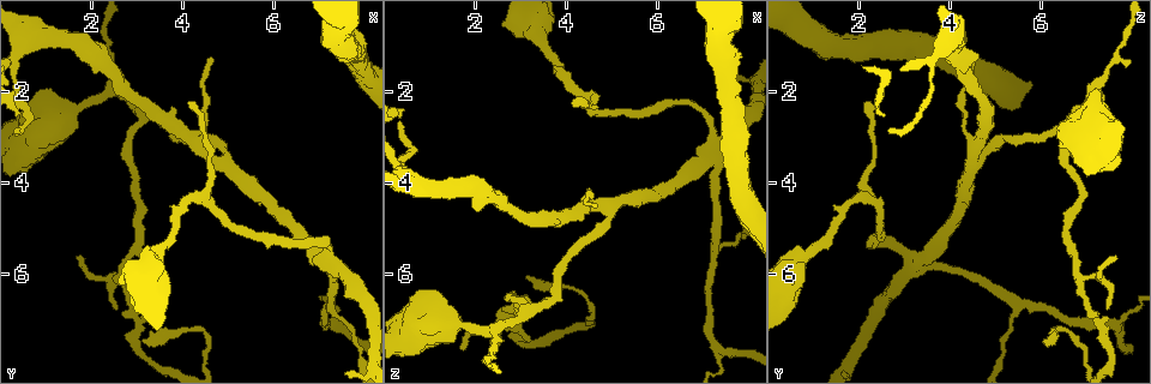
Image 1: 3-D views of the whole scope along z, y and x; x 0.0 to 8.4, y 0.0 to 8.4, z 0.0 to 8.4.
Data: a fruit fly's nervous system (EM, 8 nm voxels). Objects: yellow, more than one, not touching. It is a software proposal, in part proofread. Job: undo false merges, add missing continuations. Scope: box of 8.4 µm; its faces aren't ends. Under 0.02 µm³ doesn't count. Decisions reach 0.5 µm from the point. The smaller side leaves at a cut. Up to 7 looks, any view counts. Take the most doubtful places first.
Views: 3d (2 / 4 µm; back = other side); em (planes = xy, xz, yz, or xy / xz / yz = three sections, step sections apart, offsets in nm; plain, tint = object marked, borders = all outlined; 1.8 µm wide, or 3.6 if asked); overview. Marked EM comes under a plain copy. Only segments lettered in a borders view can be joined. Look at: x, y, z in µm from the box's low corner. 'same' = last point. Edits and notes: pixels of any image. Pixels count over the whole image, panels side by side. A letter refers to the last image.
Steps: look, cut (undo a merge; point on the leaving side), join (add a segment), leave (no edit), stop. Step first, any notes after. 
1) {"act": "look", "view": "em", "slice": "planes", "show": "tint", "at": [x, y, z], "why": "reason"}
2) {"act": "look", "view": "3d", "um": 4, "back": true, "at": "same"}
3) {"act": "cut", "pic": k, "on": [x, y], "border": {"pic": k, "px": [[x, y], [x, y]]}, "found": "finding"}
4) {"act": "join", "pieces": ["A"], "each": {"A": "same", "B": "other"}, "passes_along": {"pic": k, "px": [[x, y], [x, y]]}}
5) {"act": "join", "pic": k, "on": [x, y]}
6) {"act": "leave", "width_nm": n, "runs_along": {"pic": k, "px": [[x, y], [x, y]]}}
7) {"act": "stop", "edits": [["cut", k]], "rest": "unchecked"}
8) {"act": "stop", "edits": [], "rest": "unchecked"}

{"act": "look", "view": "3d", "um": 4, "at": [7.15, 5.65, 3.20], "why": "four-way junction"}

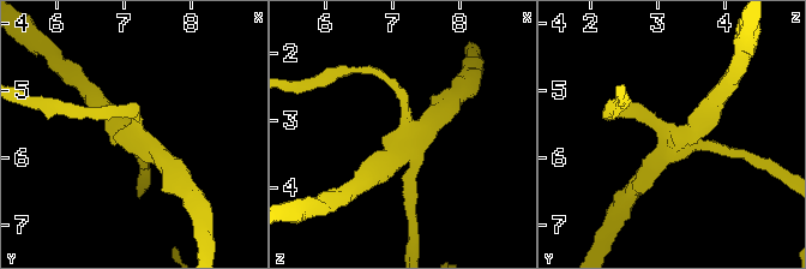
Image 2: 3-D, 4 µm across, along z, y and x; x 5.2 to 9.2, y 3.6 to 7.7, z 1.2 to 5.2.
{"act": "look", "view": "em", "slice": "yz", "step": 16, "show": "tint", "at": [7.20, 5.70, 3.25], "arms": 4}

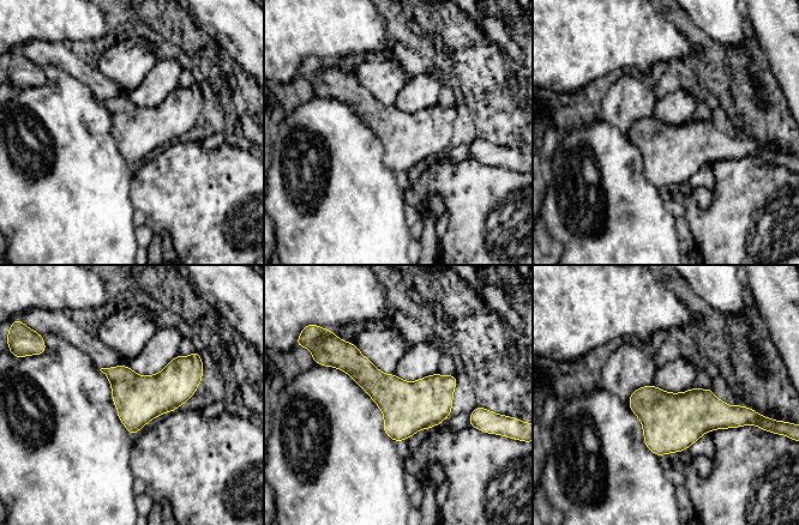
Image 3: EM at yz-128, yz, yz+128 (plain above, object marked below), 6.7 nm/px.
{"act": "look", "view": "em", "slice": "planes", "show": "borders", "at": "same", "why": "another direction"}

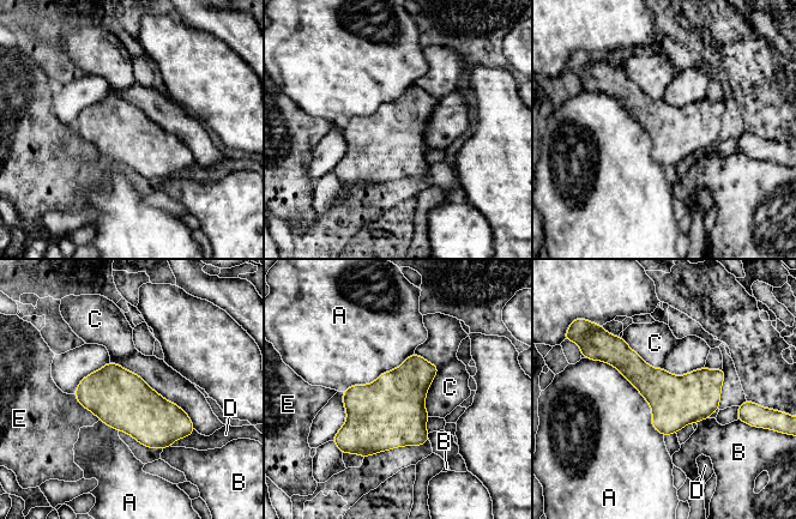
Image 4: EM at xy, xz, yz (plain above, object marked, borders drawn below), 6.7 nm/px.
{"act": "leave", "width_nm": 340, "each": {"A": "other", "B": "other", "C": "other", "D": "other", "E": "other"}, "border": {"pic": 4, "px": [[110, 361], [175, 403], [196, 429]]}, "found": "continuous, no second neuron"}

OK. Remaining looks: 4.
{"act": "look", "view": "em", "slice": "xz", "step": 16, "show": "tint", "at": [7.30, 7.05, 7.65], "why": "thick turns thin"}

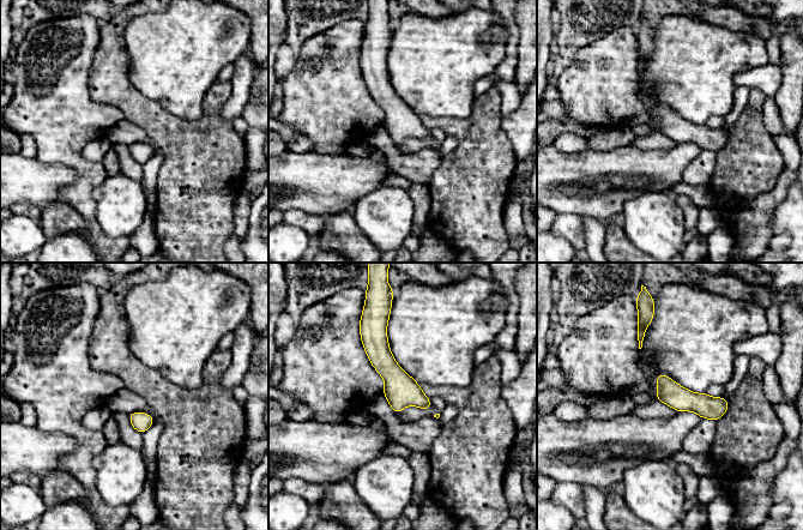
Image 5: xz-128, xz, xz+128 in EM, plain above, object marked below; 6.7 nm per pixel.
{"act": "look", "view": "em", "slice": "planes", "show": "borders", "at": "same"}

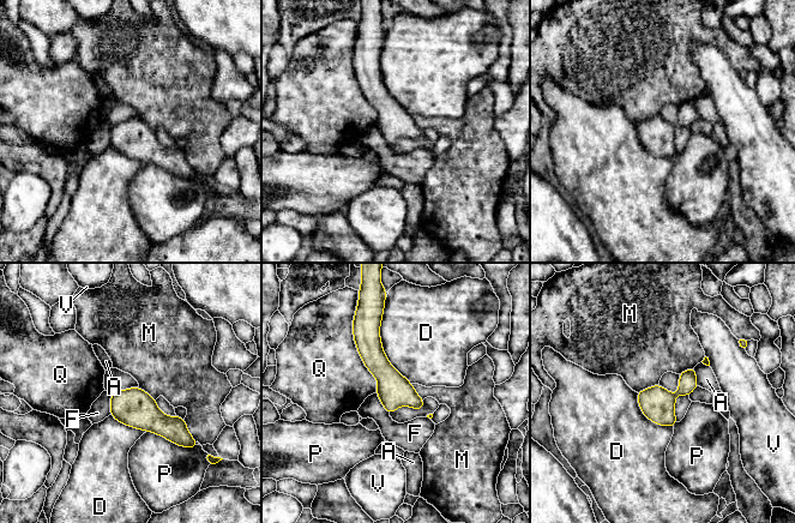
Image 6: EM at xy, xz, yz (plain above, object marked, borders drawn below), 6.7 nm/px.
{"act": "leave", "width_nm": 220, "each": {"A": "other", "D": "other", "F": "other", "M": "other", "P": "other", "Q": "other", "V": "other"}, "runs_along": {"pic": 6, "px": [[371, 330], [373, 358], [420, 406]]}, "found": "continuous, no second neuron"}

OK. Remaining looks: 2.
{"act": "look", "view": "3d", "um": 4, "at": [3.15, 7.55, 6.05], "why": "thin end"}

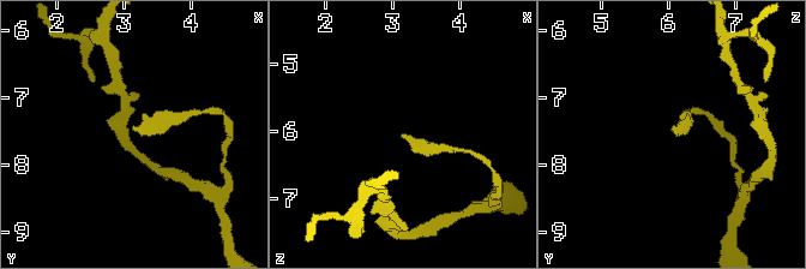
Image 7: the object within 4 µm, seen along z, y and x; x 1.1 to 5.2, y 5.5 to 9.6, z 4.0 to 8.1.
{"act": "look", "view": "em", "slice": "planes", "show": "borders", "at": [3.20, 7.50, 6.10]}

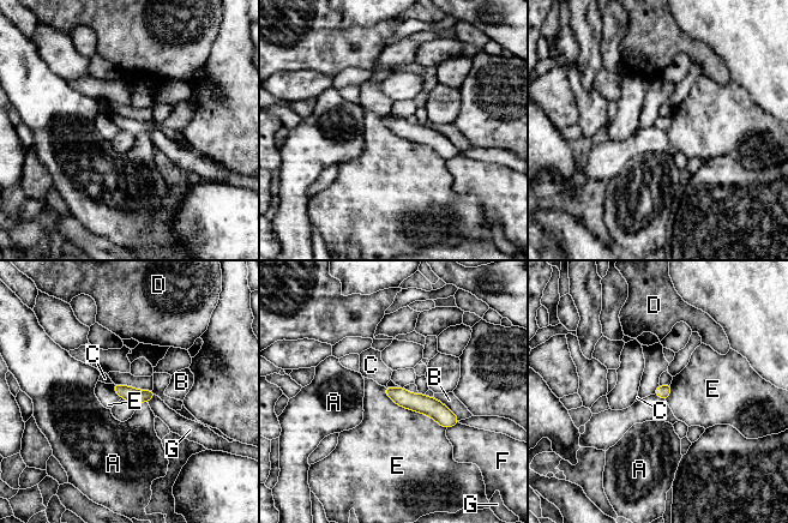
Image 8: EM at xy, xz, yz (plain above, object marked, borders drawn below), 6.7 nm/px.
{"act": "leave", "width_nm": 90, "each": {"A": "other", "B": "other", "C": "other", "D": "other", "E": "other", "F": "other", "G": "other"}, "border": {"pic": 8, "px": [[383, 386], [397, 404], [446, 428]]}, "found": "no lettered segment goes on from it"}

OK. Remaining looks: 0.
{"act": "stop", "edits": [], "rest": "unchecked"}

